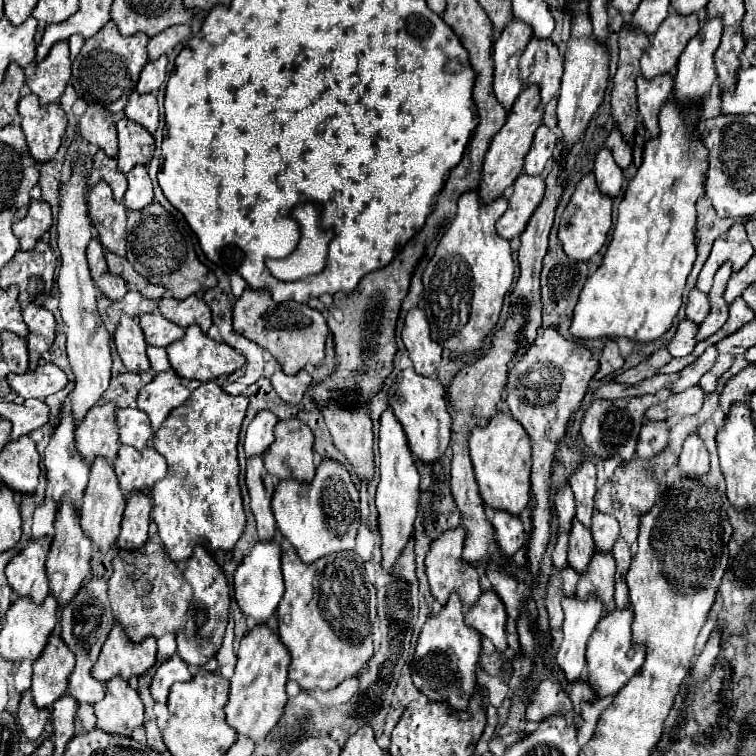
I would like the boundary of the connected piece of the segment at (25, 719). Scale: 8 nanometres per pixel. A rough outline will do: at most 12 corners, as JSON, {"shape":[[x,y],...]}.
{"shape":[[31,691],[19,701],[17,721],[23,735],[35,741],[49,719],[47,709],[33,705]]}

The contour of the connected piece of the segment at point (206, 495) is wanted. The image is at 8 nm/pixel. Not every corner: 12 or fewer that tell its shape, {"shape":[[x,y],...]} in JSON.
{"shape":[[201,383],[155,433],[151,517],[175,563],[243,533],[247,397]]}

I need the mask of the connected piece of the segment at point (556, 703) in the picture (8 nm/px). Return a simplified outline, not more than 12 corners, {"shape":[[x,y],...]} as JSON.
{"shape":[[543,679],[529,695],[527,721],[571,709],[559,681]]}

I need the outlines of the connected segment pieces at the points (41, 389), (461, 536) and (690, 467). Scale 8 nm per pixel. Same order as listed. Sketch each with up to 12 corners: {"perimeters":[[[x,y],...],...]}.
{"perimeters":[[[39,359],[35,371],[7,375],[15,401],[45,399],[67,385],[67,375]],[[465,529],[441,533],[425,557],[431,595],[471,607],[479,573],[461,561]],[[697,431],[685,439],[679,467],[685,475],[709,471],[709,453]]]}

